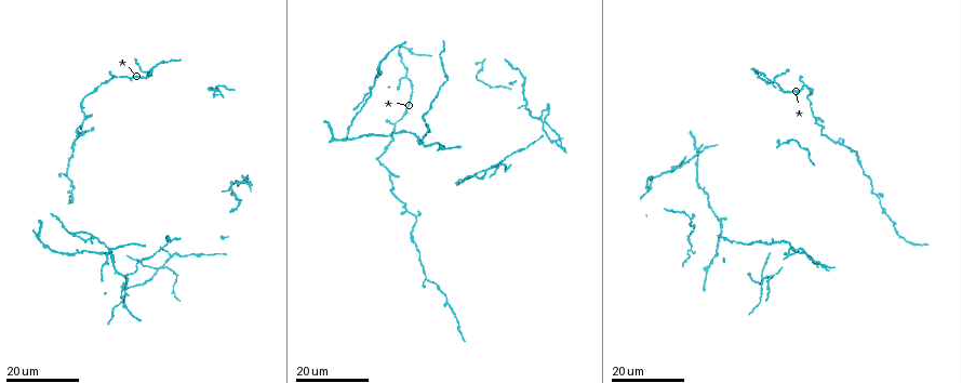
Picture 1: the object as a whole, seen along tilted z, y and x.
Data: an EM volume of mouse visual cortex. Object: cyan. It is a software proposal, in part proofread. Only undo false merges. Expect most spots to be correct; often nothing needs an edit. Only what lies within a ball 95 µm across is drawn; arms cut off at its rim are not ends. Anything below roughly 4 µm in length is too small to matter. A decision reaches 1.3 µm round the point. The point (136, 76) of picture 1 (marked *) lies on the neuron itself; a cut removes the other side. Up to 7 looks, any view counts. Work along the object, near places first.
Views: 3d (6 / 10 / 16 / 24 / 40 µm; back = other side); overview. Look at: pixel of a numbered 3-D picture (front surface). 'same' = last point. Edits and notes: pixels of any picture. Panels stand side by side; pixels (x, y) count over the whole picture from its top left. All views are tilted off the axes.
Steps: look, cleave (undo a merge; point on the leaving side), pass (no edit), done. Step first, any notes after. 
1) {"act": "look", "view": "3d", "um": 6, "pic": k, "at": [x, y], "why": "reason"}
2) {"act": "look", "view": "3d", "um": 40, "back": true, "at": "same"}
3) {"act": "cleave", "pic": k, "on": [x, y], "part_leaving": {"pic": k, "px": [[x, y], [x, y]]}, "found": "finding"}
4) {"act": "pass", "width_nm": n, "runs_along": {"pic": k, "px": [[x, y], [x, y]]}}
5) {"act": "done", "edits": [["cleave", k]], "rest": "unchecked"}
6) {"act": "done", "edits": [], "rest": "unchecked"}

{"act": "look", "view": "3d", "um": 16, "pic": 1, "at": [675, 168], "why": "four or more arms meet"}

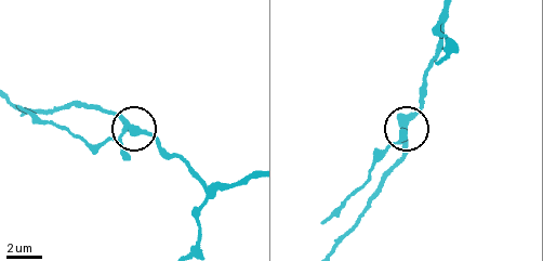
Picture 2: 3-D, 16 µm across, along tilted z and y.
{"act": "look", "view": "3d", "um": 6, "pic": 2, "at": [125, 127], "why": "zoom in"}

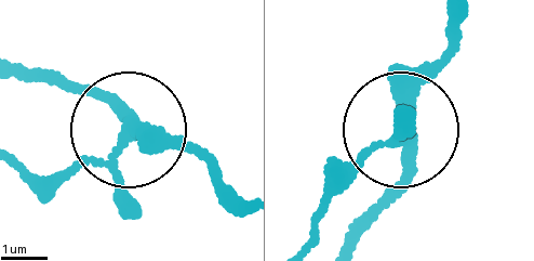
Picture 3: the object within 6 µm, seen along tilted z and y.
{"act": "pass", "arms": 4, "found": "all the same neuron"}

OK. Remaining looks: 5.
{"act": "look", "view": "3d", "um": 24, "pic": 1, "at": [123, 295], "why": "branch point"}

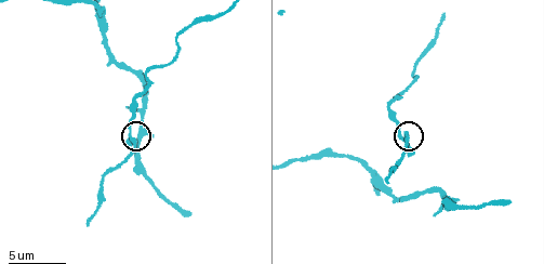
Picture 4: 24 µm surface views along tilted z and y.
{"act": "look", "view": "3d", "um": 10, "pic": 4, "at": [133, 138], "why": "zoom in"}

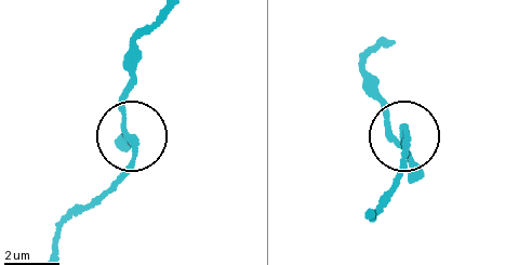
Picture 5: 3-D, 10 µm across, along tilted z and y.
{"act": "pass", "width_nm": 190, "found": "continuous, no second neuron"}

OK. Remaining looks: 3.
{"act": "look", "view": "3d", "um": 10, "pic": 4, "at": [144, 131], "why": "two arms in line, one across"}

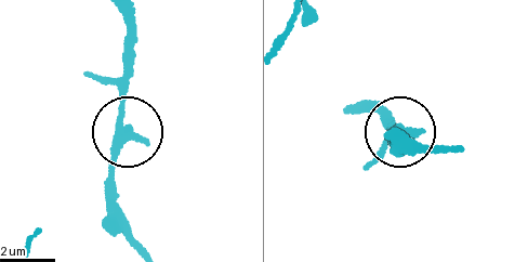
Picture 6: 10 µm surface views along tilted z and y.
{"act": "pass", "width_nm": 280, "found": "continuous, no second neuron"}

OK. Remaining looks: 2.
{"act": "done", "edits": [], "rest": "unchecked"}

